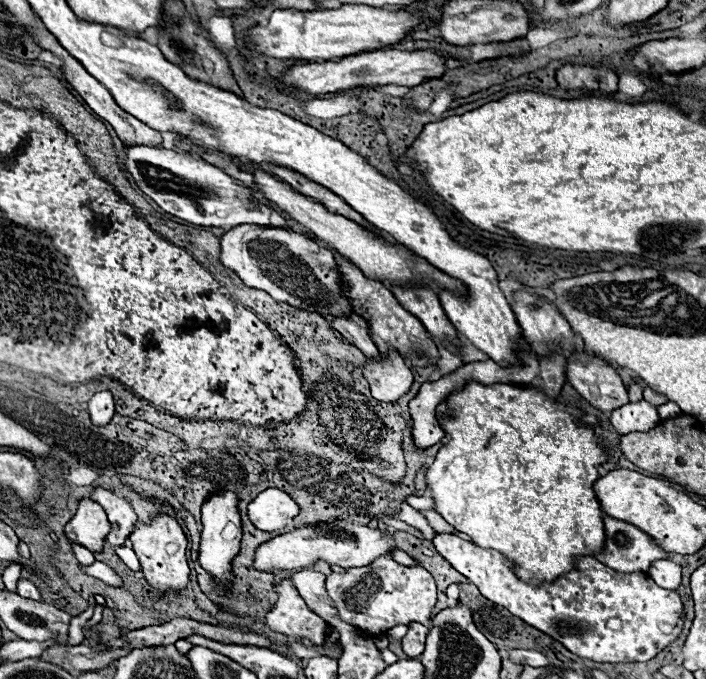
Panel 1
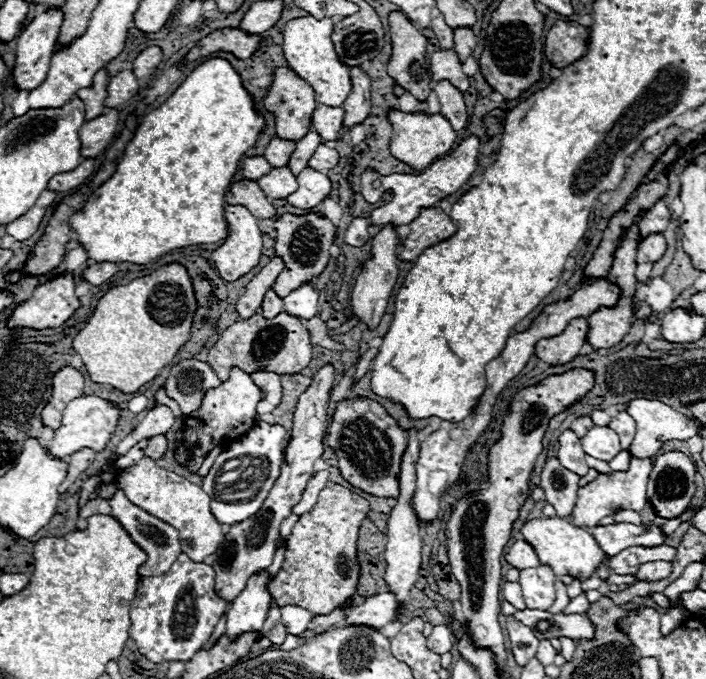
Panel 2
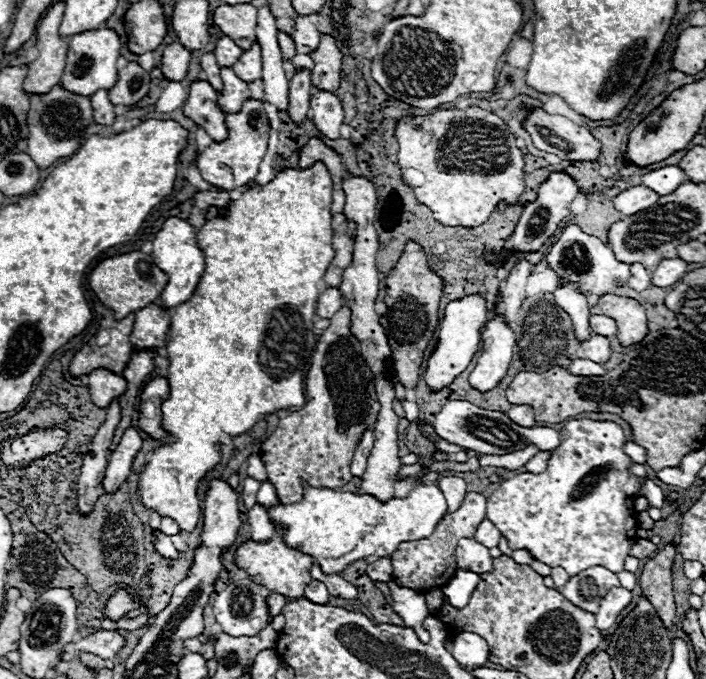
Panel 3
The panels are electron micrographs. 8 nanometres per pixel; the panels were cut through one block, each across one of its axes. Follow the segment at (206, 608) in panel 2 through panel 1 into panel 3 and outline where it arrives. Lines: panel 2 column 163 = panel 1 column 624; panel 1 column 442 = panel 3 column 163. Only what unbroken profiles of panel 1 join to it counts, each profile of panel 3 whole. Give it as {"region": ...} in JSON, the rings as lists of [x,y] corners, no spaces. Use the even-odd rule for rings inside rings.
{"region":[[[156,530],[156,532],[152,534],[150,542],[154,544],[154,550],[156,550],[160,556],[170,558],[170,560],[178,558],[178,550],[174,548],[174,544],[172,544],[170,536],[166,536],[166,534],[162,534],[162,532],[158,532],[158,530]]]}

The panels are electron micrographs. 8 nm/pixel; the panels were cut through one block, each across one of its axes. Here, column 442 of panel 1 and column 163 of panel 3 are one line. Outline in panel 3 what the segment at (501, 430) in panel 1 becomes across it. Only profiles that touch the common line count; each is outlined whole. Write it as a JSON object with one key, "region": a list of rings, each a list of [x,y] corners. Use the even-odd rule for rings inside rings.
{"region":[[[314,164],[308,170],[282,170],[270,184],[266,184],[262,190],[256,188],[248,188],[240,200],[232,200],[228,214],[224,218],[220,218],[216,214],[216,208],[210,208],[208,212],[208,222],[200,228],[196,240],[200,250],[204,252],[204,274],[200,276],[198,288],[194,292],[194,296],[186,302],[180,304],[178,308],[172,310],[172,326],[168,332],[168,342],[166,342],[166,352],[168,352],[168,360],[170,360],[170,368],[168,368],[168,382],[170,382],[170,396],[162,402],[162,428],[170,434],[166,446],[158,446],[156,450],[152,450],[146,468],[140,474],[138,480],[138,498],[140,502],[148,508],[158,512],[162,518],[174,518],[176,524],[182,528],[182,532],[192,532],[196,528],[196,524],[202,518],[202,508],[200,508],[200,500],[198,500],[198,484],[204,480],[204,476],[216,468],[220,464],[220,436],[228,434],[228,436],[240,436],[246,434],[258,420],[264,420],[268,414],[286,410],[290,406],[302,406],[304,404],[304,378],[306,372],[310,368],[310,356],[314,352],[314,344],[318,340],[318,336],[312,332],[314,330],[314,316],[316,316],[316,300],[322,288],[322,278],[324,272],[330,264],[330,260],[334,258],[334,250],[332,250],[332,214],[330,214],[330,204],[332,204],[332,180],[328,170],[324,168],[324,164]]]}

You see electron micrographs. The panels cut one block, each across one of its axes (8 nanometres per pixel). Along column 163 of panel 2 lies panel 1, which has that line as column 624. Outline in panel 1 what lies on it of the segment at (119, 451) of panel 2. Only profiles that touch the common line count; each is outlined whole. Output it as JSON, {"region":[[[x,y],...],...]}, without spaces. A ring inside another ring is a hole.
{"region":[[[646,400],[630,402],[610,414],[610,422],[618,434],[646,432],[658,424],[658,412]]]}

